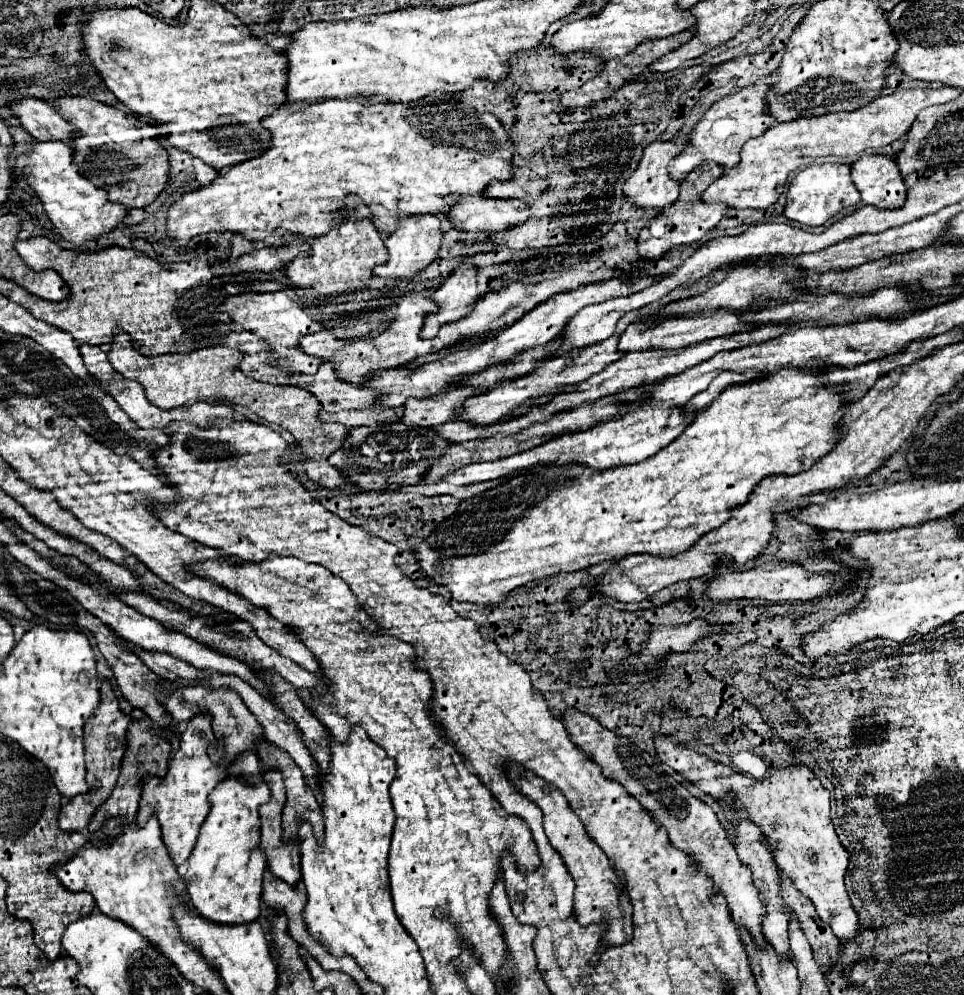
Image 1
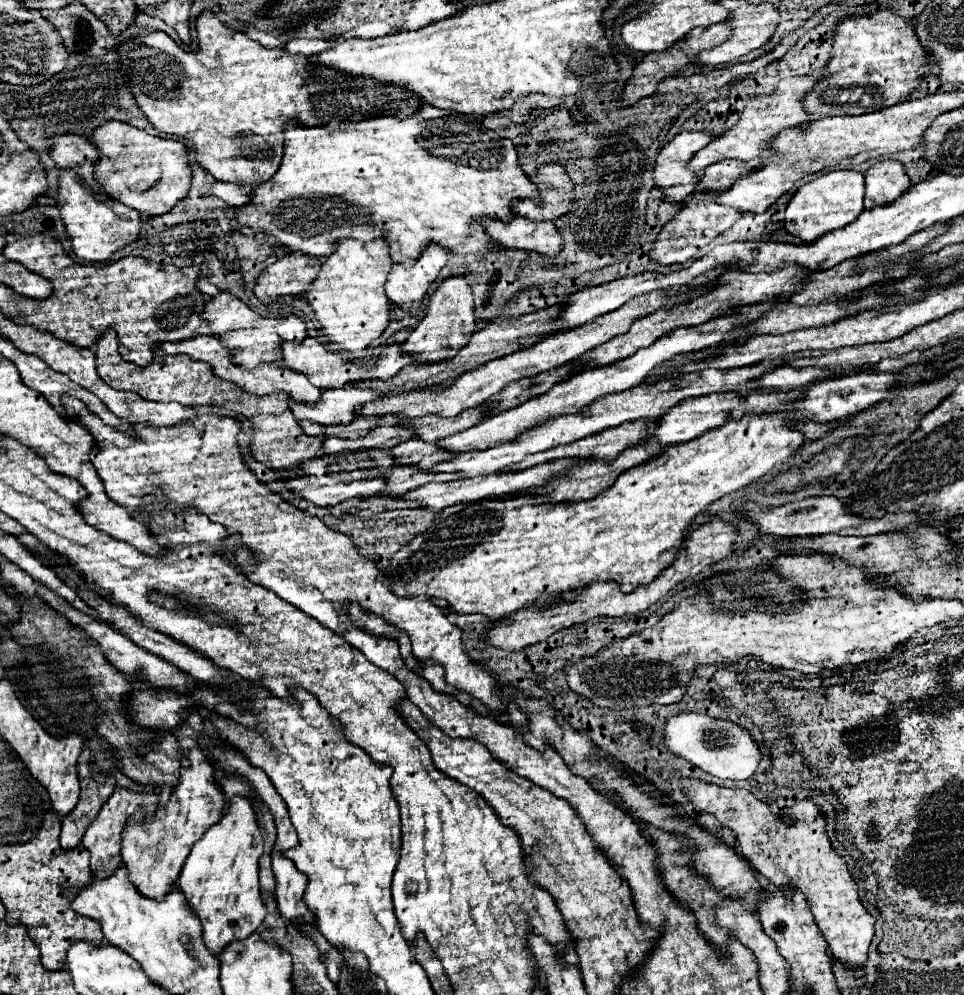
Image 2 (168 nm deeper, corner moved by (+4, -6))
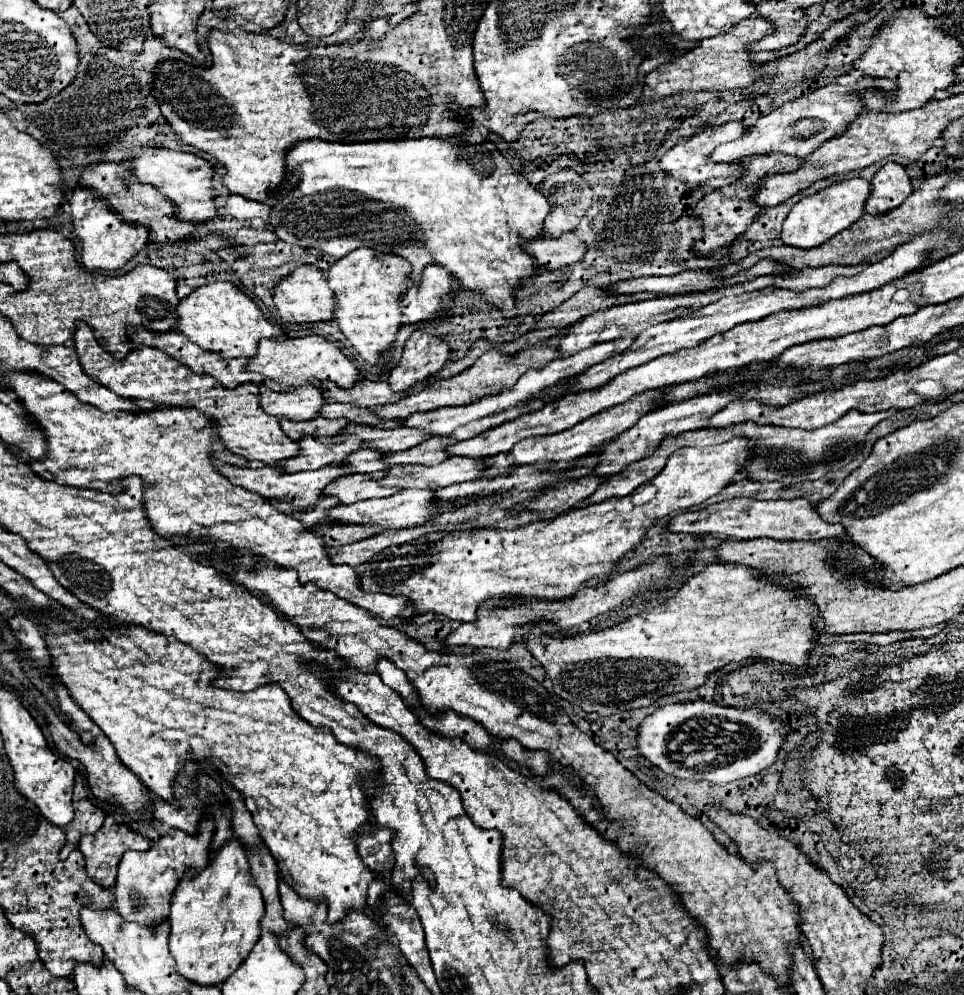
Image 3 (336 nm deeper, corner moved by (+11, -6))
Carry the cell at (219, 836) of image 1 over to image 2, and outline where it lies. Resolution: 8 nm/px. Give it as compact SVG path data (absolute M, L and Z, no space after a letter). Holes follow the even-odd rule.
M234 796L230 798L220 822L210 826L204 836L194 844L178 876L176 884L184 892L194 914L200 918L204 942L208 950L216 956L230 942L248 938L266 916L258 884L260 856L262 834L252 804L244 796Z

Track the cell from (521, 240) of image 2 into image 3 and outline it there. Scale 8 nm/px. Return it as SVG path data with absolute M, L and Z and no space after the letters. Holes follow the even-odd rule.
M567 232L561 238L531 240L525 242L523 248L533 254L541 266L549 266L549 270L577 264L585 256L585 244L573 232Z

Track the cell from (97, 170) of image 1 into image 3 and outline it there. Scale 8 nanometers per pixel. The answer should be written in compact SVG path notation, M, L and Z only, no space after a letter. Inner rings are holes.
M137 148L135 152L137 156L133 160L135 166L131 172L139 178L139 182L147 182L163 192L167 198L171 198L179 208L177 218L187 222L207 222L217 218L217 206L213 200L219 194L211 184L213 166L207 160L199 158L197 154L173 152L165 148Z

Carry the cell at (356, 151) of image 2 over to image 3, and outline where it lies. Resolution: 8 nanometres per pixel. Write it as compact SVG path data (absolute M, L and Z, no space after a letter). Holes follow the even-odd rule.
M473 122L469 134L457 140L421 138L363 144L305 140L287 152L287 168L301 176L301 182L285 196L277 196L271 206L271 224L283 242L315 248L333 258L343 258L361 246L397 254L411 262L413 284L421 282L425 266L437 264L453 274L461 288L477 292L483 302L499 308L505 318L515 318L515 290L539 270L539 264L521 248L521 242L545 236L543 220L551 206L535 186L509 166L505 156Z

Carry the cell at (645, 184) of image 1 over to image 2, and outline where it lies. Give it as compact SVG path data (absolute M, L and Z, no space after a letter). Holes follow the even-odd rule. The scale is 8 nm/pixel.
M682 132L660 150L654 164L654 180L666 202L680 204L688 194L694 192L698 174L690 172L686 162L712 138L714 136L704 132Z

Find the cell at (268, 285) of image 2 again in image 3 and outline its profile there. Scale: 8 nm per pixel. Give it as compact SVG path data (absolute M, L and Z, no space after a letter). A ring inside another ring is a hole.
M299 266L291 276L277 284L273 300L283 322L311 324L333 320L333 290L327 284L325 272L321 272L317 266Z

